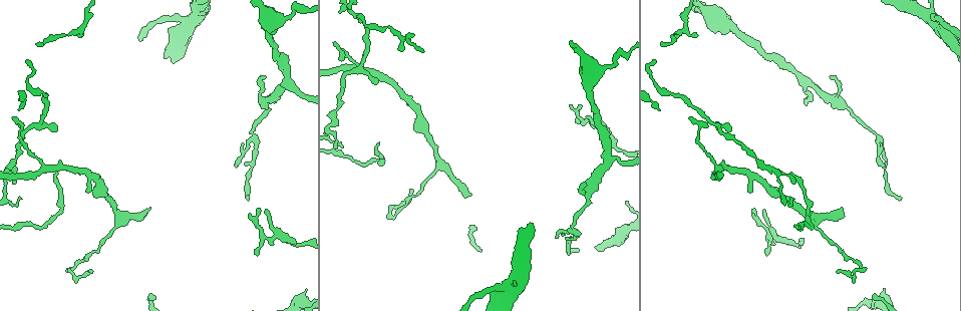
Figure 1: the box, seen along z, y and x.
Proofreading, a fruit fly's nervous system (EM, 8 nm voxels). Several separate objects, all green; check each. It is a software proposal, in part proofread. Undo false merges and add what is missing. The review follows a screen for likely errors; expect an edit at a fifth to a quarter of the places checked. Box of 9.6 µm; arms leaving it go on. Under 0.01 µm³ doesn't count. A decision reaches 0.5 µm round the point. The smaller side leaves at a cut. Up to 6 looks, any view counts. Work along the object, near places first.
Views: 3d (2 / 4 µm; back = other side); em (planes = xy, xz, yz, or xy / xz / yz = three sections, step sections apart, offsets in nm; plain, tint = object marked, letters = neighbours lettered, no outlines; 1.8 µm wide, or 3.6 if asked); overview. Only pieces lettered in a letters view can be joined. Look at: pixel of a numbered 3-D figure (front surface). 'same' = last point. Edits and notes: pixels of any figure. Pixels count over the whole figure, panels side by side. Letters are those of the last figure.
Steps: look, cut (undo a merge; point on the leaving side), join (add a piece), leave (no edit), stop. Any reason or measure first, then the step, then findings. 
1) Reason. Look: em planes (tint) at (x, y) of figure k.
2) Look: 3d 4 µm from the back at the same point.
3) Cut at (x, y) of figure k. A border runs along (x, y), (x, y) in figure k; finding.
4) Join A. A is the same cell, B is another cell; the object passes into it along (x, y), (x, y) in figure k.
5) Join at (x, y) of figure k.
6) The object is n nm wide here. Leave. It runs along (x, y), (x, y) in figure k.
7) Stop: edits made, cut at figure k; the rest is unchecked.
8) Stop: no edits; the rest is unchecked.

A fork. Look: em 3.6 µm planes (tint) at (585, 188) of figure 1.

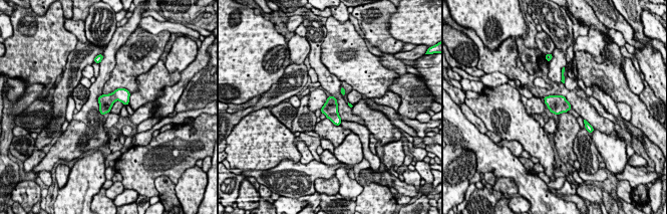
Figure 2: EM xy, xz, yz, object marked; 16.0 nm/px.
Look: em 3.6 µm planes (letters) at the same point.

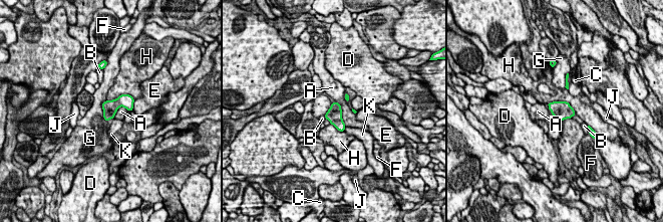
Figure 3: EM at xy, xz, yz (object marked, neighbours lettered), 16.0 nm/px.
The object is 240 nm wide here. Leave. A, B, C, D, E, F, G, H, J and K are other cells; a border runs along (103, 100), (102, 118), (106, 122) in figure 3; continuous, no second neuron.

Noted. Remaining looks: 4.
Look: em xz step 4 (tint) at (375, 83) of figure 1.

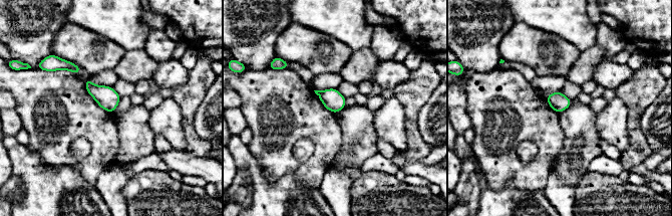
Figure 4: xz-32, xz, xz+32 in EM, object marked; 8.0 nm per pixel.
Cut it another way. Look: em planes (letters) at the same point.

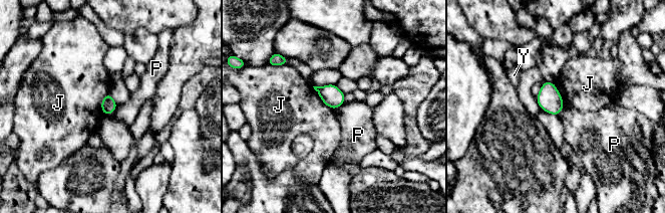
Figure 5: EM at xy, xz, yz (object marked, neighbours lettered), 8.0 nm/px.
The longest contact is with J, 260 nm. Leave. J, P and Y are other cells; a border runs along (117, 104), (111, 113), (106, 115) in figure 5; none of them fits.

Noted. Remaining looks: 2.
Thin end. Look: em xz step 4 (tint) at (790, 172) of figure 1.

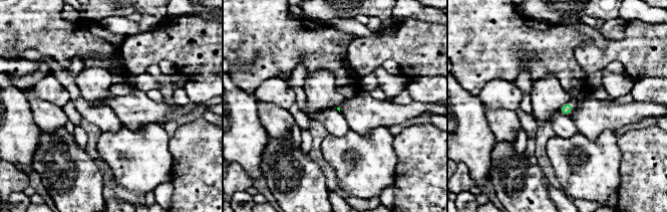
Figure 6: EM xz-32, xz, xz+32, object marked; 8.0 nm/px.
Cut it another way. Look: em planes (letters) at the same point.

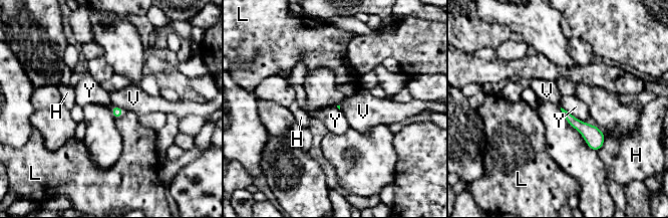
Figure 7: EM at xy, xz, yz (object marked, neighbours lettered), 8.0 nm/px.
Leave. H, L, V and Y are other cells; a border runs along (561, 106), (586, 123) in figure 7; no lettered piece goes on from it.

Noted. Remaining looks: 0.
Stop: no edits; the rest is unchecked.

